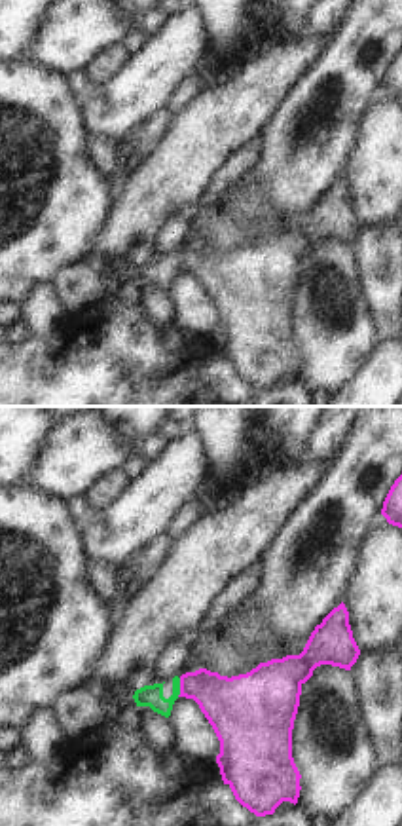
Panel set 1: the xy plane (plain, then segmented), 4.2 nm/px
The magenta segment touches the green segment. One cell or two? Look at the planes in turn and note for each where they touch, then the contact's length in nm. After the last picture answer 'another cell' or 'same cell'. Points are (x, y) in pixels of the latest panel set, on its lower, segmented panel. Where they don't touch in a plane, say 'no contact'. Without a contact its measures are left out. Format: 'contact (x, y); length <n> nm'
contact (181, 688); length 80 nm

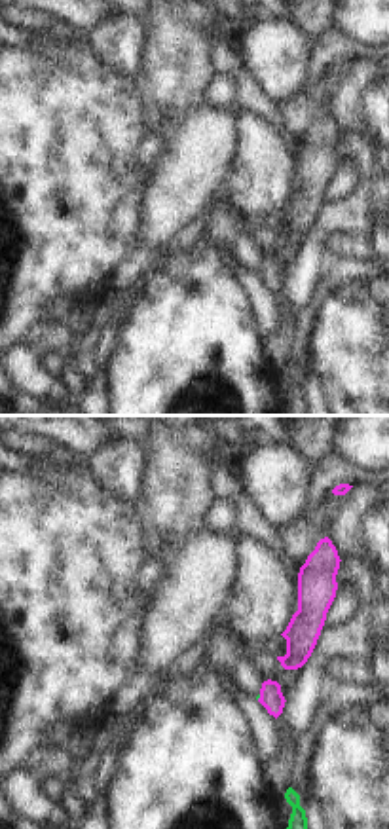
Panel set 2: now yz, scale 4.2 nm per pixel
contact (260, 697); length 30 nm

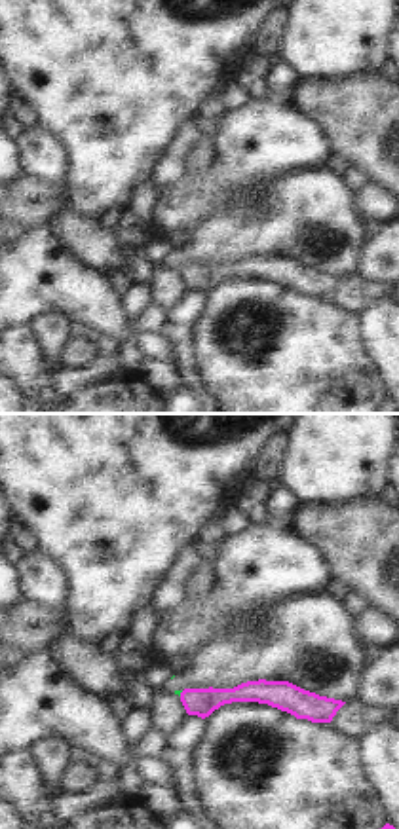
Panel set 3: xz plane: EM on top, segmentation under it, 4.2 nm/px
contact (181, 693); length 30 nm

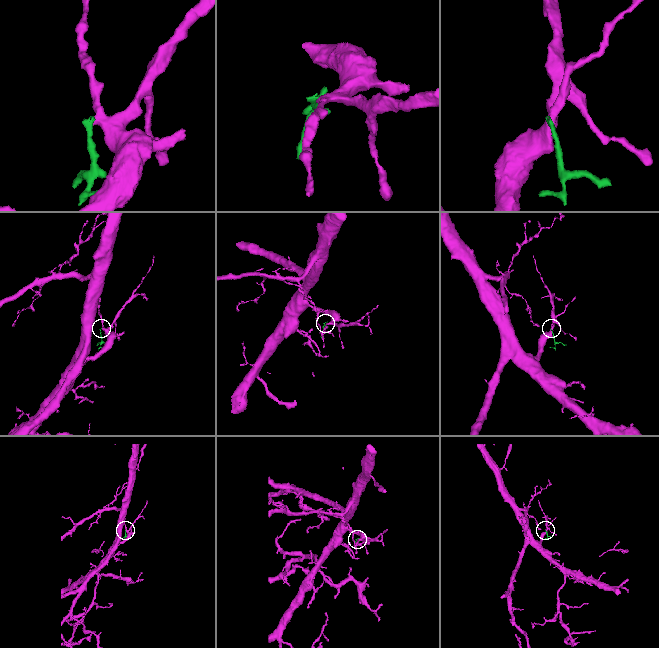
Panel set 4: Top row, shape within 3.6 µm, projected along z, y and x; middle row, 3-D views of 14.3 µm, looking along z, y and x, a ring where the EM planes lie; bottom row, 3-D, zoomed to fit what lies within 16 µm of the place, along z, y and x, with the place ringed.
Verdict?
another cell

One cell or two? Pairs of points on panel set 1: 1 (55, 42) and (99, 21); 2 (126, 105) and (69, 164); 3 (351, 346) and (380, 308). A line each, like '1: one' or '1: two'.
1: one
2: two
3: two

